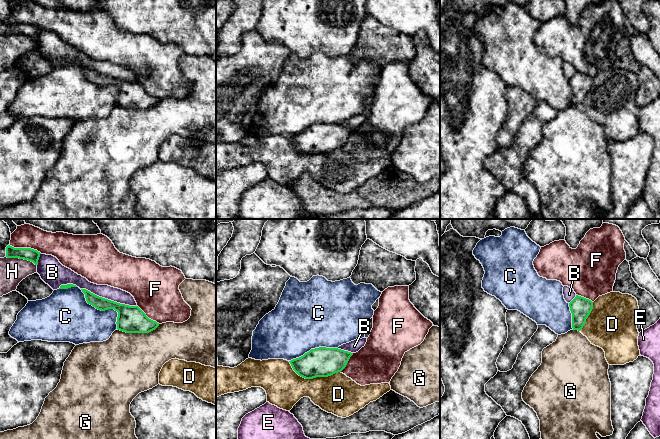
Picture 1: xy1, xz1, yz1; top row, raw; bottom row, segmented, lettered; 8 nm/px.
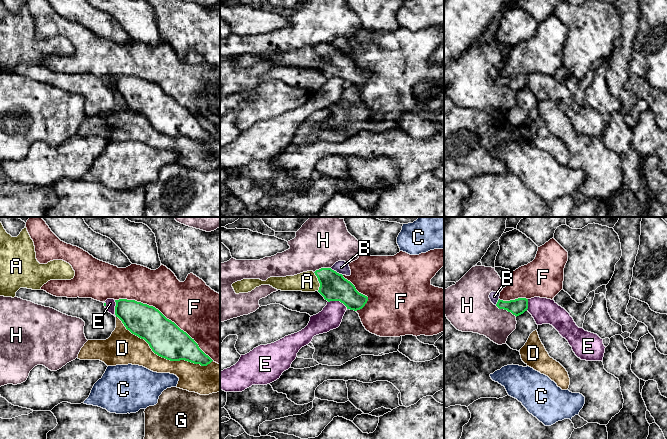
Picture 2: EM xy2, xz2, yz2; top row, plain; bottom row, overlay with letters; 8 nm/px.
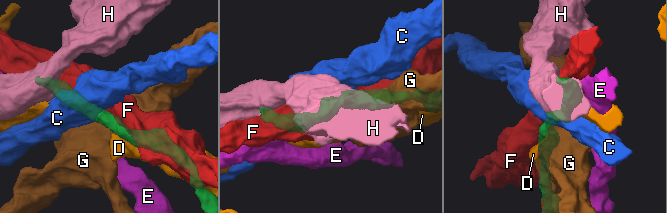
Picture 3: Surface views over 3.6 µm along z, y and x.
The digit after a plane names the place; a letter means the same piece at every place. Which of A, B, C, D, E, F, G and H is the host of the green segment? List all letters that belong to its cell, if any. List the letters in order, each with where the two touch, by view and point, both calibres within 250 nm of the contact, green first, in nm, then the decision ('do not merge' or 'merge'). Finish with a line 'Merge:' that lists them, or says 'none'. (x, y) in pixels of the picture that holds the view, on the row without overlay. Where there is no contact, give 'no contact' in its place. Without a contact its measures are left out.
A: meets green in xz2 at (318, 56); 220 nm thick on the green side, 160 nm on the other; merge
B: meets green in xy1 at (109, 76); 220 nm thick on the green side, 110 nm on the other; do not merge
C: meets green in xy1 at (104, 86); 220 nm thick on the green side, 340 nm on the other; do not merge
D: meets green in xy2 at (162, 133); 280 nm thick on the green side, 220 nm on the other; do not merge
E: meets green in xz2 at (338, 76); 220 nm thick on the green side, 180 nm on the other; do not merge
F: meets green in xy2 at (164, 92); 280 nm thick on the green side, 400 nm on the other; do not merge
G: meets green in xy1 at (138, 108); 220 nm thick on the green side, 480 nm on the other; do not merge
H: meets green in xy1 at (21, 34); 100 nm thick on the green side, 200 nm on the other; do not merge
Merge: A

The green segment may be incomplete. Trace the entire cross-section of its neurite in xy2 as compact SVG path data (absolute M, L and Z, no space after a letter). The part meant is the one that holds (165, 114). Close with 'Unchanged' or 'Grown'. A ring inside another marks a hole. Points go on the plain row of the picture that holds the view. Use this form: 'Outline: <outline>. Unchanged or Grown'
Outline: M119 75L115 78L116 93L132 110L144 115L158 132L201 142L207 142L213 137L194 115L155 83L135 76Z. Unchanged

